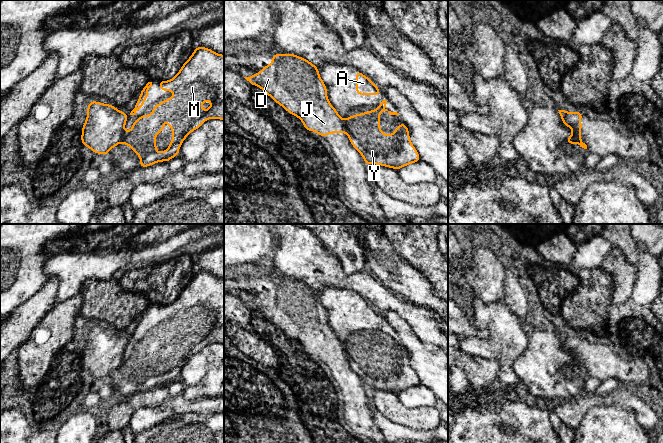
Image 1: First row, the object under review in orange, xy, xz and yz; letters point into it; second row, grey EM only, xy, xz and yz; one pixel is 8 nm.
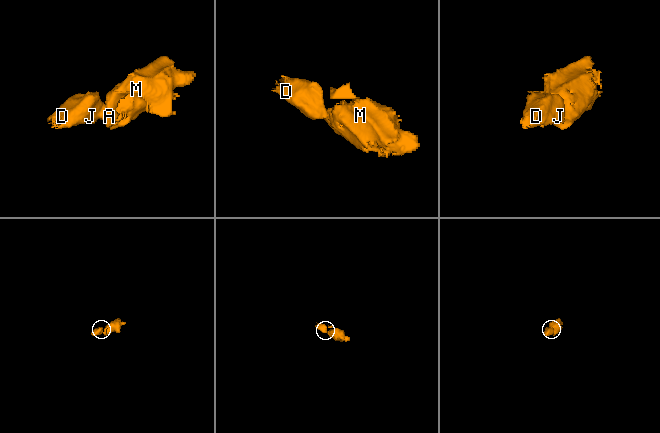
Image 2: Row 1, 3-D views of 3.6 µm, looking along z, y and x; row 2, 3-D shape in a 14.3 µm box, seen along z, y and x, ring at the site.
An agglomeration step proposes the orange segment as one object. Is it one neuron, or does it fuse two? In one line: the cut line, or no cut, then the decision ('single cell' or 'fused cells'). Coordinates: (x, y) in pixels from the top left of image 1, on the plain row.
cut xz (342, 344), (346, 356); fused cells

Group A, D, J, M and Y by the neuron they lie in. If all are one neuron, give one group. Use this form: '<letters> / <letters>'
A M Y / D J

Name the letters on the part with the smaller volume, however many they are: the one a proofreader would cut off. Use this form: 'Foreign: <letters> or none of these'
Foreign: D, J

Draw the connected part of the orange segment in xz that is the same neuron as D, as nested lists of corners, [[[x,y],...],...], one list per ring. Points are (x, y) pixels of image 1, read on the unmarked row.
[[[273,278],[271,289],[266,288],[254,300],[244,302],[297,340],[306,354],[322,361],[346,357],[343,343],[328,324],[318,291],[308,284],[294,278]]]

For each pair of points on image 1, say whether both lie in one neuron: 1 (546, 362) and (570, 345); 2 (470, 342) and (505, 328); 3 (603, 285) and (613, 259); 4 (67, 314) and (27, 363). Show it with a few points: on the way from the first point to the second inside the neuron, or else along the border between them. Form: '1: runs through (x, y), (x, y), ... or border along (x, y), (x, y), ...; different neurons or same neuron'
1: border along (557, 334), (561, 345), (570, 352), (573, 358); different neurons
2: runs through (479, 343), (490, 343), (496, 337); same neuron
3: border along (600, 268), (612, 279), (611, 295); different neurons
4: runs through (57, 326), (56, 330), (39, 351); same neuron

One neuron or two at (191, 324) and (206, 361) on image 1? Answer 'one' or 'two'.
two

